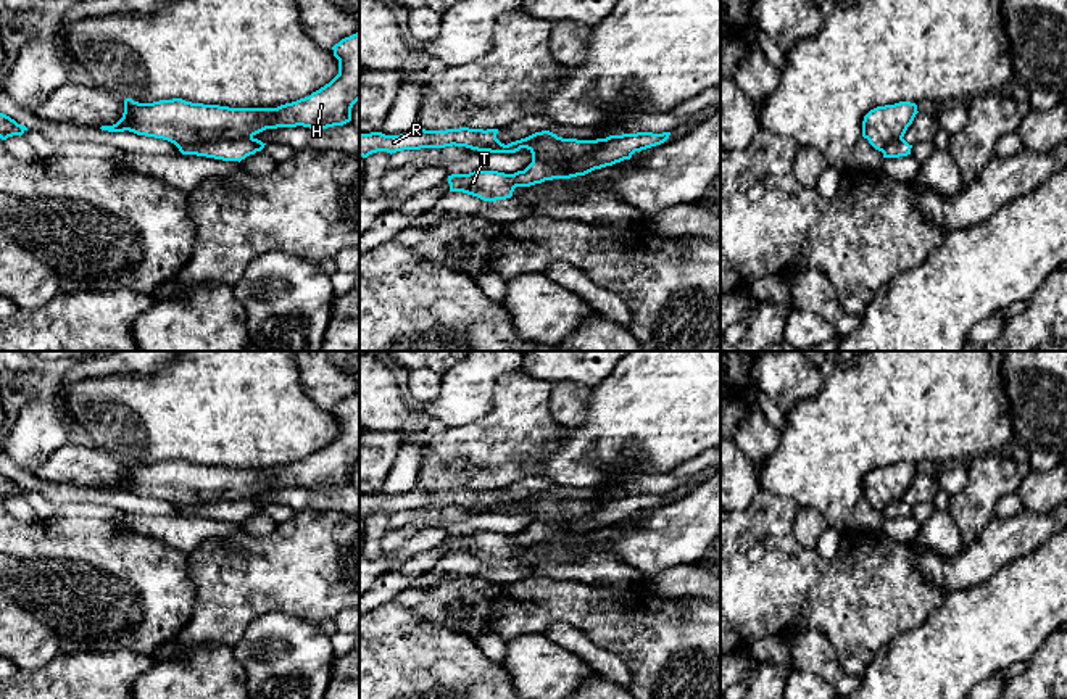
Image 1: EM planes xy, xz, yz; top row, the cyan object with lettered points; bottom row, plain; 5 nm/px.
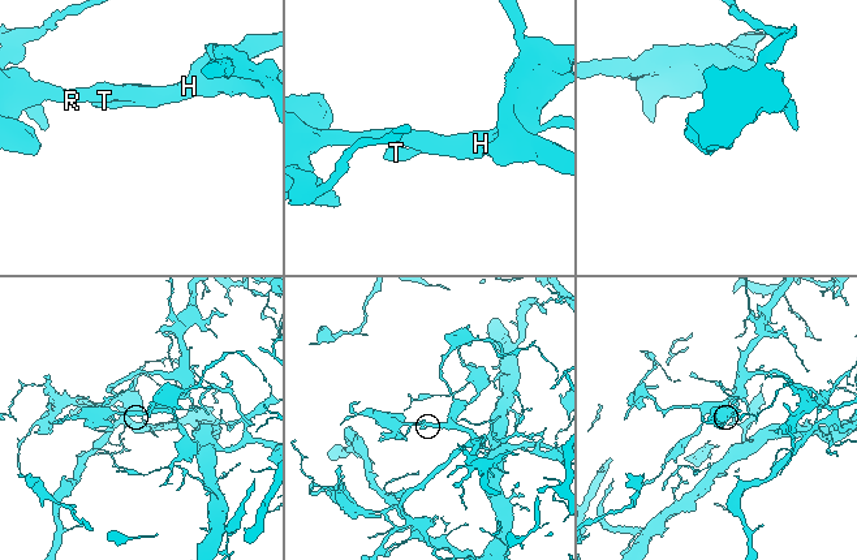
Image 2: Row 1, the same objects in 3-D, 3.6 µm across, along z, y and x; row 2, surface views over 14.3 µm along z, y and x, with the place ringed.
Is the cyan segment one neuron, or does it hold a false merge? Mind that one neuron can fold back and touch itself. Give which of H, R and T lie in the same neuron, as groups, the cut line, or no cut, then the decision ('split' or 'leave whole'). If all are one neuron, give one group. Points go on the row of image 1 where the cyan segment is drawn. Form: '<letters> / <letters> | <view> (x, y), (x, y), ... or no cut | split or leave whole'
H R / T | xy (252, 136), (174, 144) | split

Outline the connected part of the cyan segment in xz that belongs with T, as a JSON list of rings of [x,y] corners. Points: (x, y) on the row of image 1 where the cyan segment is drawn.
[[[671,132],[609,135],[595,153],[567,163],[532,161],[524,171],[517,171],[514,174],[498,171],[451,174],[448,176],[450,192],[463,192],[484,201],[506,200],[513,196],[516,187],[530,187],[545,180],[585,176],[595,169],[630,159],[635,151],[661,145],[669,139],[669,135]]]

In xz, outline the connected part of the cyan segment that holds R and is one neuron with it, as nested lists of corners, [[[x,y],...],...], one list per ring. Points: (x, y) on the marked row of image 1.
[[[421,126],[406,134],[385,135],[382,132],[359,134],[359,156],[367,158],[377,151],[396,153],[403,150],[466,147],[477,151],[516,153],[527,148],[532,161],[567,163],[601,148],[604,139],[577,140],[563,139],[550,130],[535,132],[508,145],[496,139],[498,129],[446,129],[426,130]]]

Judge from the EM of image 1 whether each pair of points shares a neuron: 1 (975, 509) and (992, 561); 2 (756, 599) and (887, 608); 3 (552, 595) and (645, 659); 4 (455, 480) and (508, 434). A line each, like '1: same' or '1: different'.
1: different
2: same
3: same
4: same

